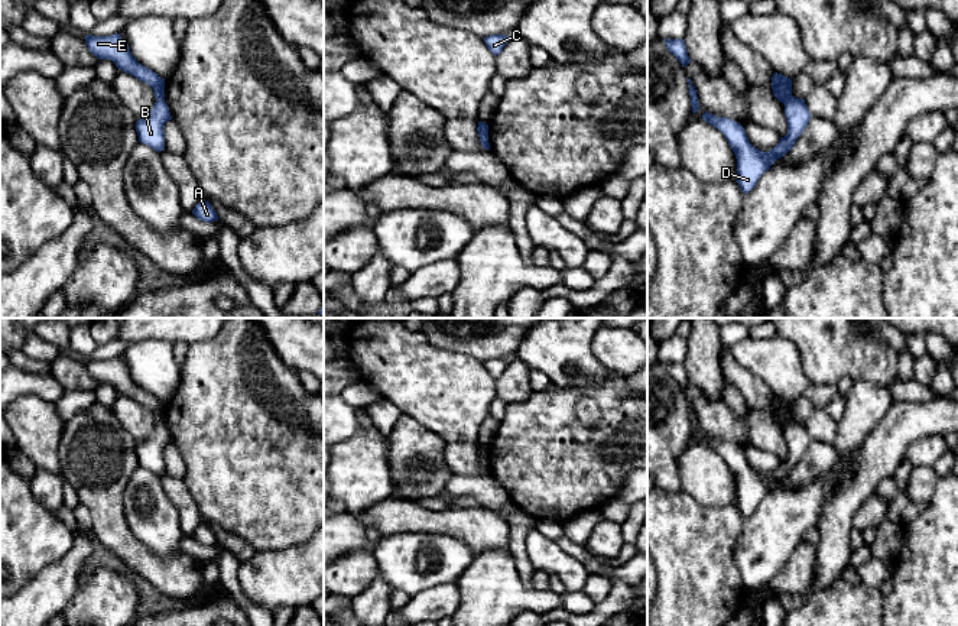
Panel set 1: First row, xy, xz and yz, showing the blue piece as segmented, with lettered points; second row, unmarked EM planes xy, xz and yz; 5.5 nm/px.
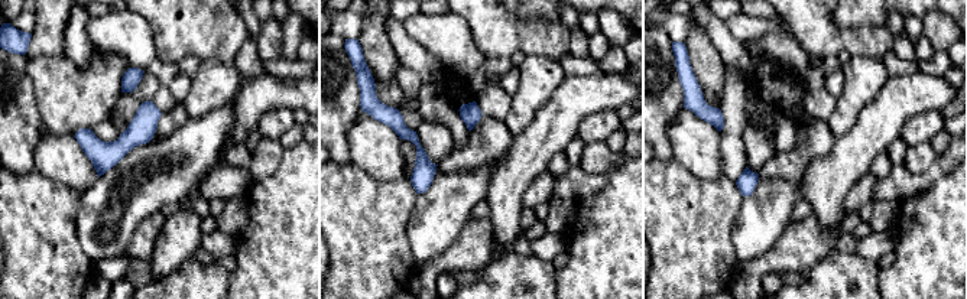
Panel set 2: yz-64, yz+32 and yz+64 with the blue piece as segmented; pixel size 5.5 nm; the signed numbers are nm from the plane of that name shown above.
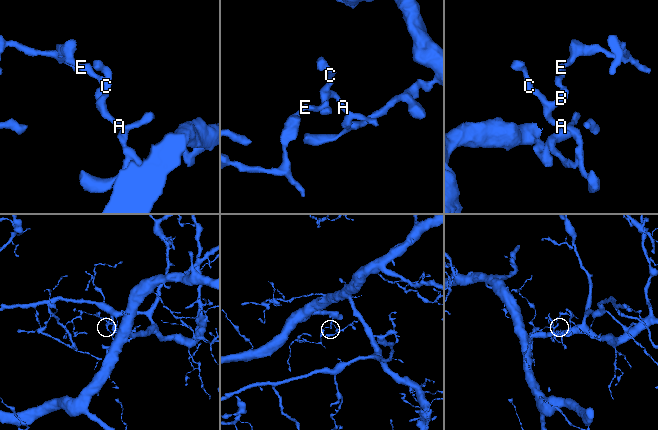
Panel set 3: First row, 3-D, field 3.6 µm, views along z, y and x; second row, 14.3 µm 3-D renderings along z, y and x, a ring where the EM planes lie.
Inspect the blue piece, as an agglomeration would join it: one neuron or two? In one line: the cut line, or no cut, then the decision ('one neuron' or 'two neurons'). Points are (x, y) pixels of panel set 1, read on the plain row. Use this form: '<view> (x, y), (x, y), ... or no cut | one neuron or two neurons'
yz (792, 419), (785, 428) | two neurons

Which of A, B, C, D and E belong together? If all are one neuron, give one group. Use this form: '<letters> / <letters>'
A B C D / E

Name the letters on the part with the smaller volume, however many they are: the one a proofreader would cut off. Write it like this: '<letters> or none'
E

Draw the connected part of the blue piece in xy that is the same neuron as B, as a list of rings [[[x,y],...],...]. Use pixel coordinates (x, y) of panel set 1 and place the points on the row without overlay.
[[[165,422],[156,424],[153,432],[136,445],[139,466],[150,470],[156,476],[162,476],[165,473],[163,453],[169,444],[172,444],[172,441]]]

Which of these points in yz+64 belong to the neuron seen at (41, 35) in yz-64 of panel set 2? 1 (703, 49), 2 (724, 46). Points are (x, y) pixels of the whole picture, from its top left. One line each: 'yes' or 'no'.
1: yes
2: no

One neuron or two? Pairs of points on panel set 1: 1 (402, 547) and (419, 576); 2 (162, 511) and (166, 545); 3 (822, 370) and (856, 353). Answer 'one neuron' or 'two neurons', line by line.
1: one neuron
2: one neuron
3: one neuron

